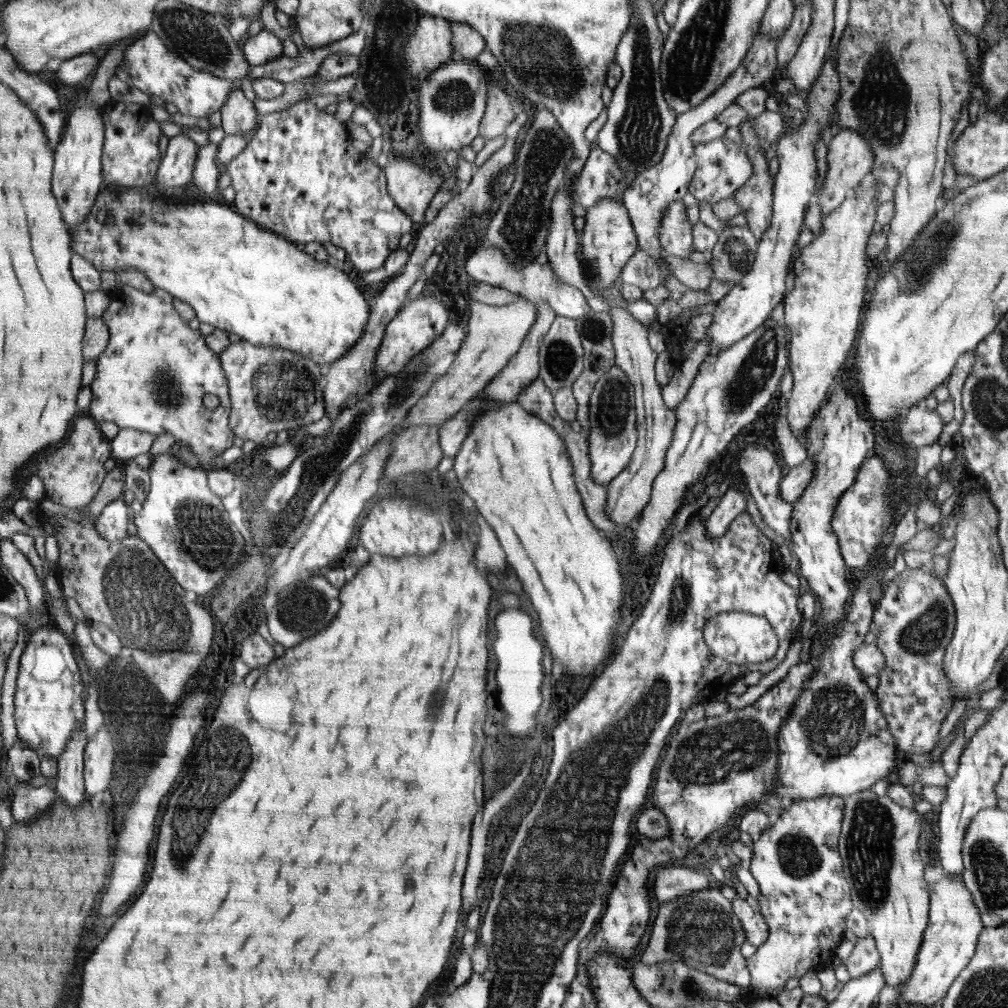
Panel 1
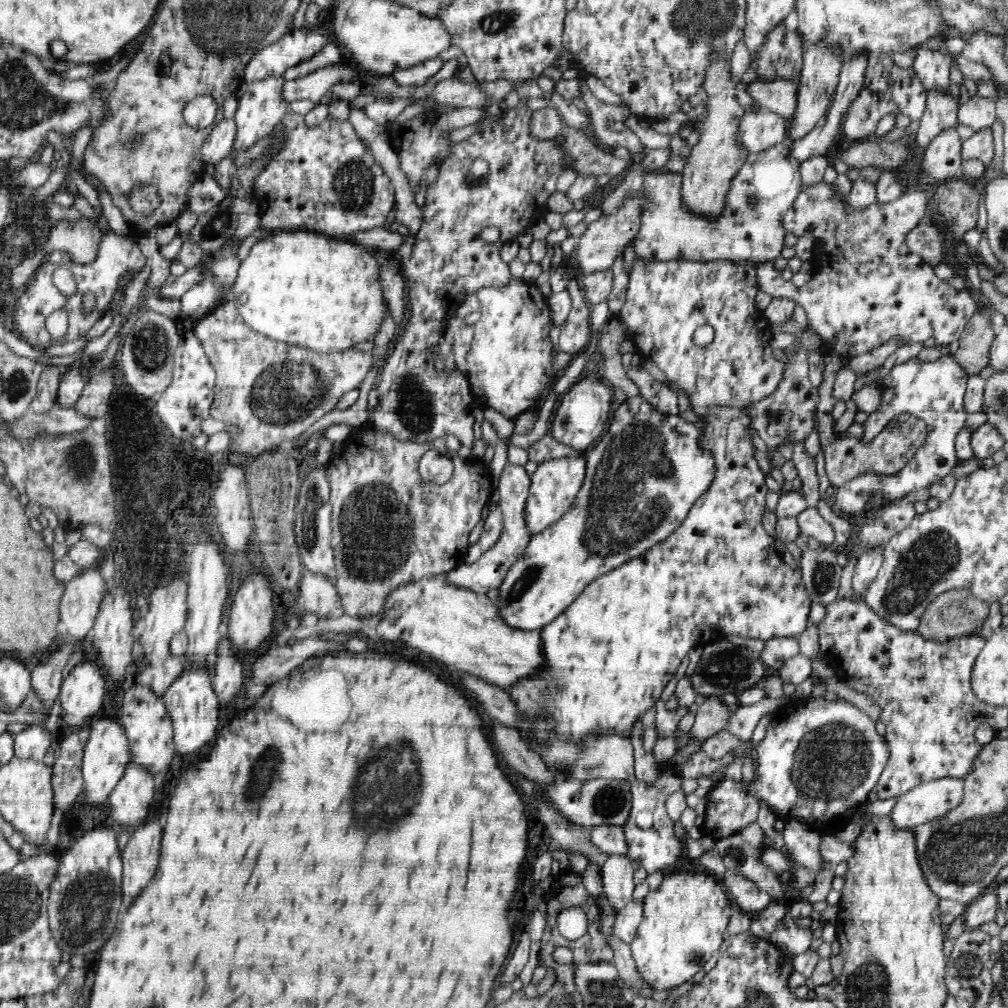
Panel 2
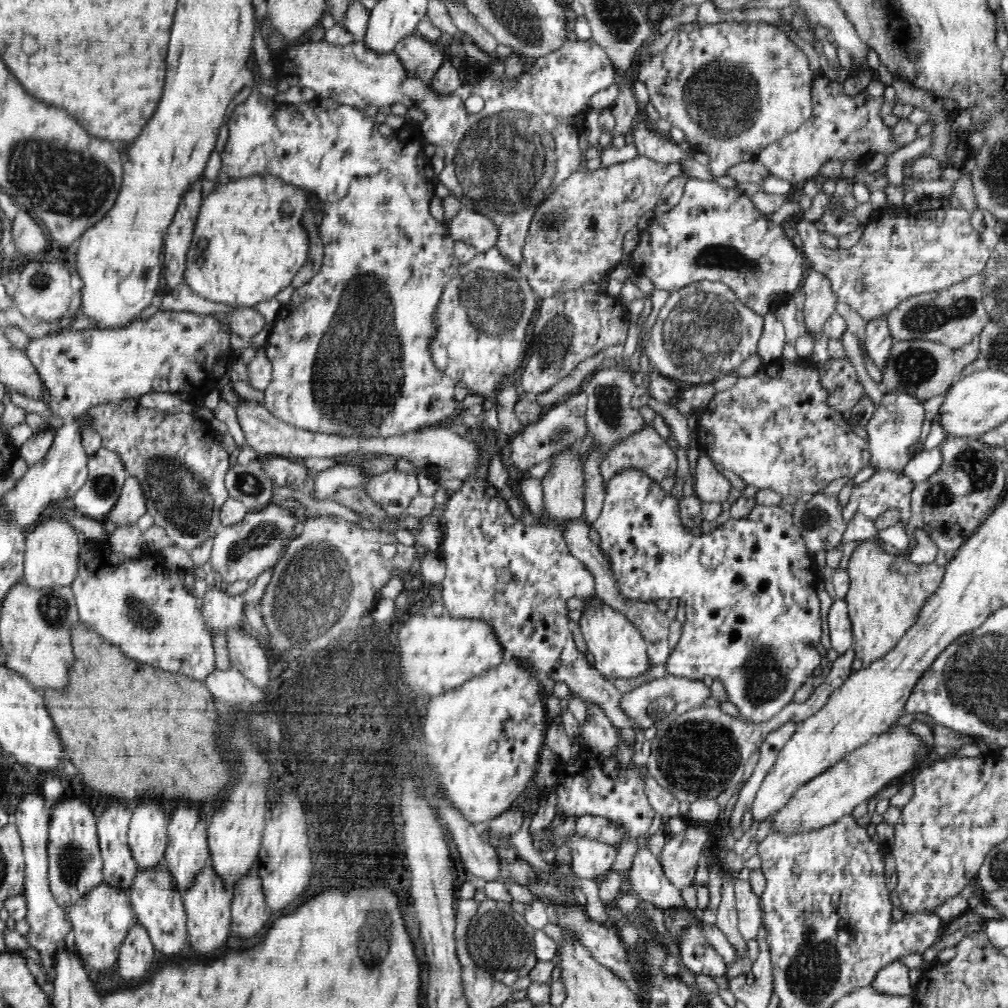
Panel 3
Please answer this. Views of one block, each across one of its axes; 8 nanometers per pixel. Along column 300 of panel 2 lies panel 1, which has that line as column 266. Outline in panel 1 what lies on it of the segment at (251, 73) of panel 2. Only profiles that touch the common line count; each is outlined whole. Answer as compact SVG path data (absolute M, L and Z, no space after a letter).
M266 29L243 39L242 50L250 66L264 66L282 56L282 40Z

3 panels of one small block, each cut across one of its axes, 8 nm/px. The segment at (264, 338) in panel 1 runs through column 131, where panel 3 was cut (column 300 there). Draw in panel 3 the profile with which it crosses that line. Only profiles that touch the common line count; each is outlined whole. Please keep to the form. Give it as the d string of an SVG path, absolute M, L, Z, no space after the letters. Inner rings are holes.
M270 174L232 178L227 183L215 186L216 190L203 199L199 208L191 245L187 250L183 280L198 295L222 304L253 307L275 298L278 292L290 286L292 278L308 258L310 226L302 222L302 218L307 218L306 210L302 210L304 198L296 194L296 200L292 200L292 192L288 192L290 188L299 186L287 185ZM290 226L304 226L304 230L294 232Z

